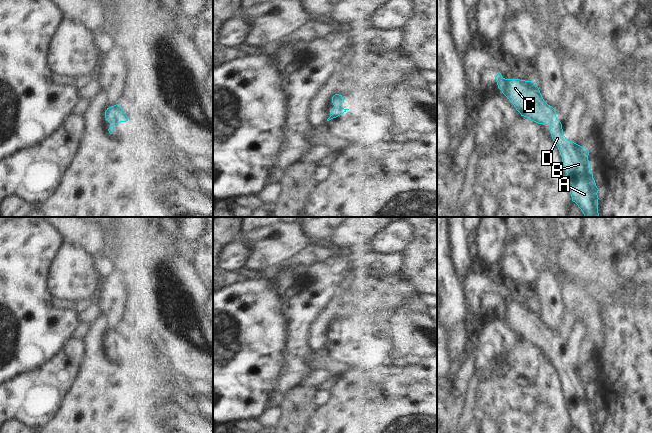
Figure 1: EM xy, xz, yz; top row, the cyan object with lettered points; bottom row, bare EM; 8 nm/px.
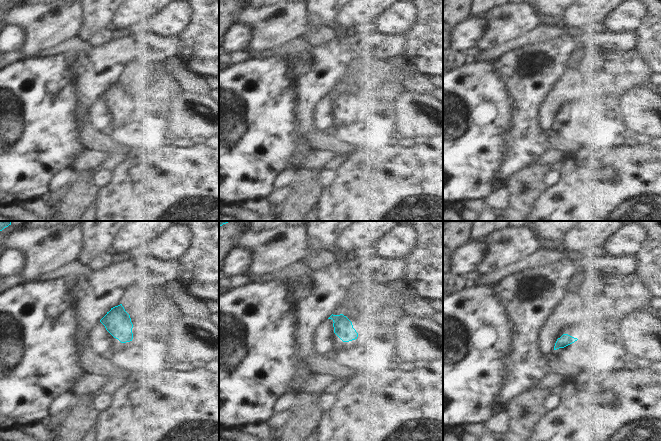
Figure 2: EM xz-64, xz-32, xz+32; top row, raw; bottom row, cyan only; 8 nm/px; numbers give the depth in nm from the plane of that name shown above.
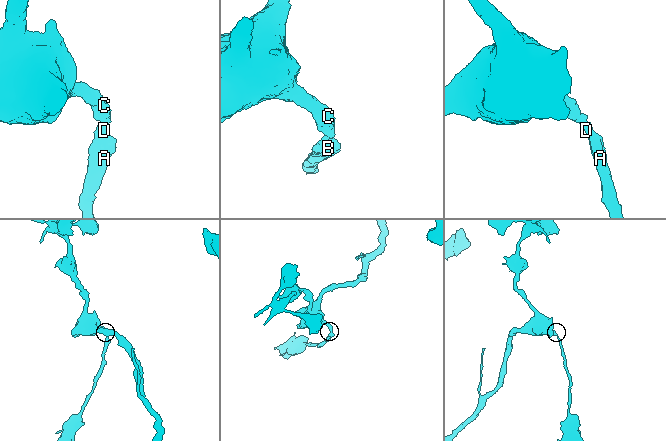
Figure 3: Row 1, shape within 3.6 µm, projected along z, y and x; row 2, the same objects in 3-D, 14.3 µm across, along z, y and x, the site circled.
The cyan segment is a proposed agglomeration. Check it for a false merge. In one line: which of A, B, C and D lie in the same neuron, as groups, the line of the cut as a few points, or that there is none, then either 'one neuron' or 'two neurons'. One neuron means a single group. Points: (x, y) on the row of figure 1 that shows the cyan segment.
A B C D | no cut | one neuron

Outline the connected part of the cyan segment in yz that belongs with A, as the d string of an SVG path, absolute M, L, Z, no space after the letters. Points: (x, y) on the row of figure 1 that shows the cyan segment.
M500 72L495 80L498 88L521 116L538 124L550 125L552 139L558 147L562 165L567 173L566 183L572 201L578 205L585 217L599 217L597 195L599 189L591 172L589 151L566 139L555 109L544 101L535 82L505 79Z

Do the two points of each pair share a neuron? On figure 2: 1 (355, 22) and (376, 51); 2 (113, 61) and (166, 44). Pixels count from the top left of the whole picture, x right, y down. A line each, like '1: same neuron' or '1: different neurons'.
1: different neurons
2: same neuron

